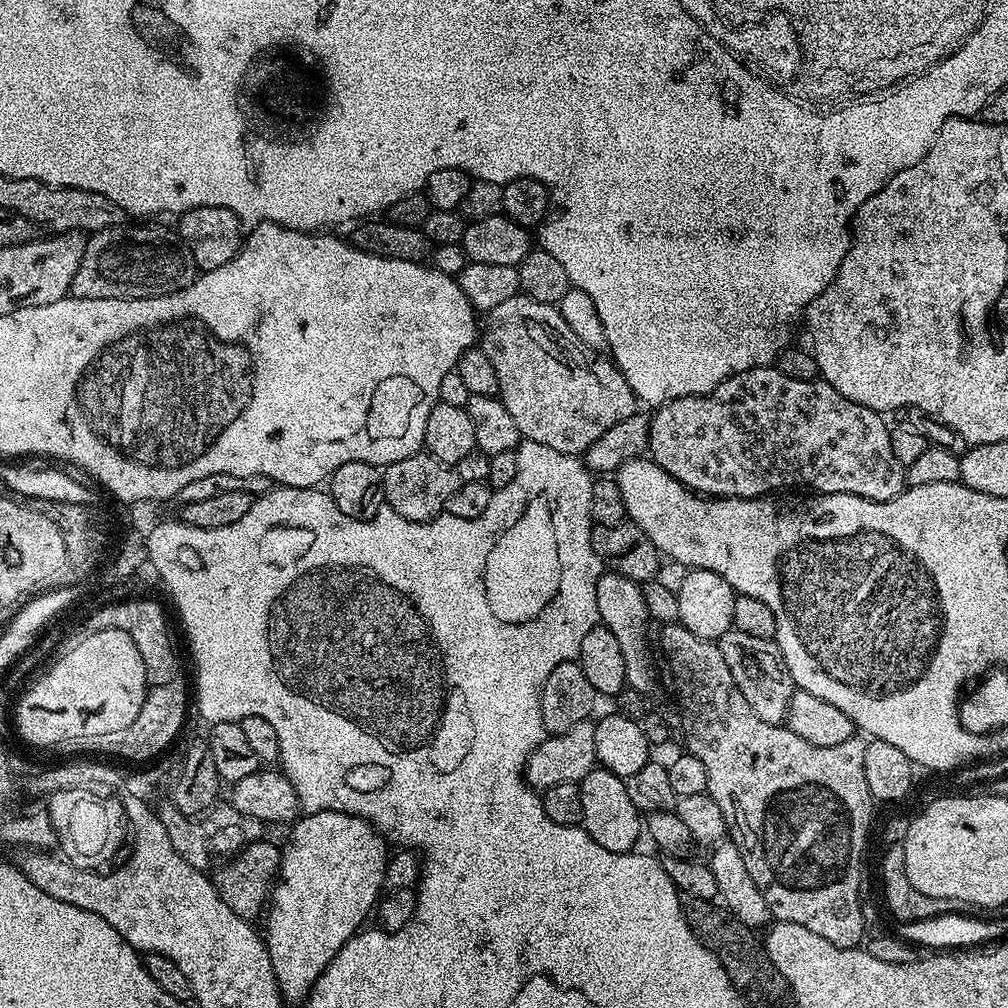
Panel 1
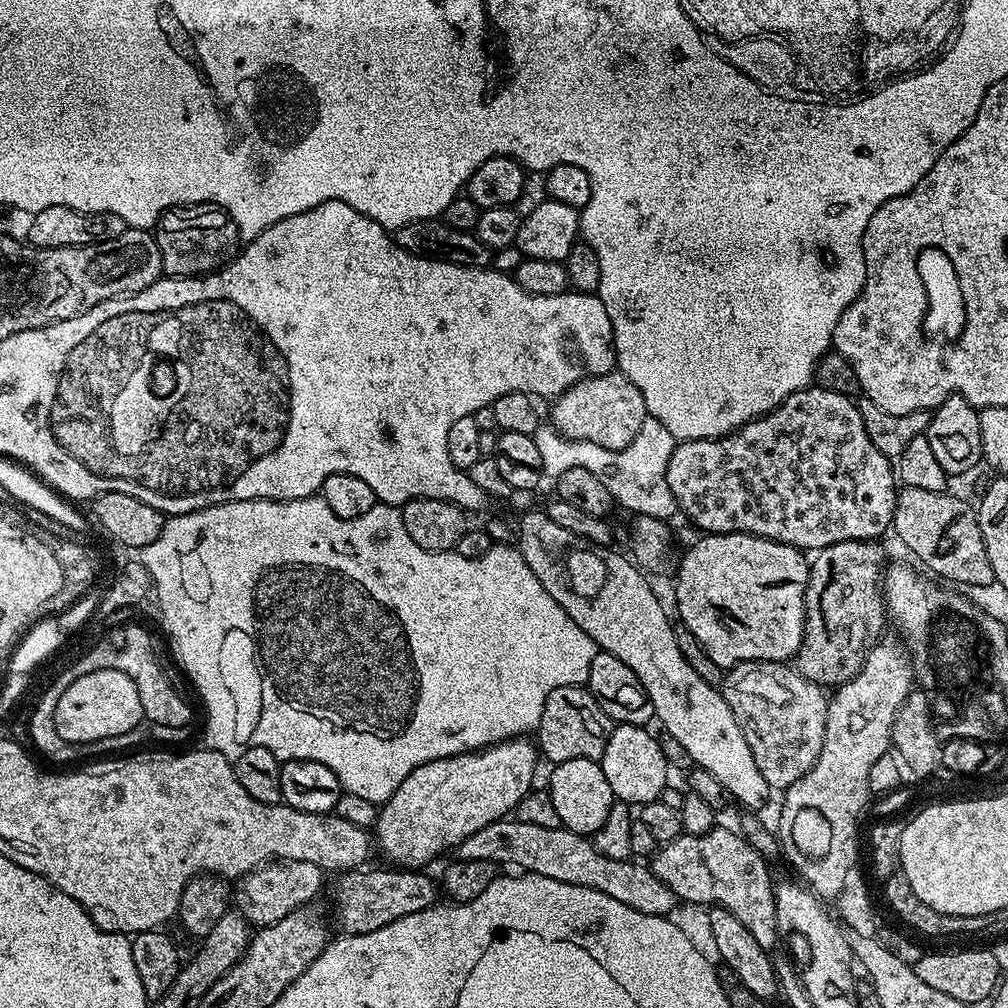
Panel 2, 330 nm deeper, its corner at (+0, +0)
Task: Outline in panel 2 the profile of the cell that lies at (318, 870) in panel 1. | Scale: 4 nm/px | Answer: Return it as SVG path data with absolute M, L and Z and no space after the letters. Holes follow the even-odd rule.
M513 738L503 740L501 744L491 744L478 752L463 752L418 766L418 770L409 774L406 782L402 782L402 786L398 786L398 790L394 790L392 797L379 809L374 825L375 847L388 859L385 861L389 865L409 870L423 869L428 866L424 864L442 855L447 848L459 849L460 843L470 838L470 834L482 830L482 826L490 826L495 820L503 820L515 813L524 795L533 791L536 760L538 748L531 739Z

